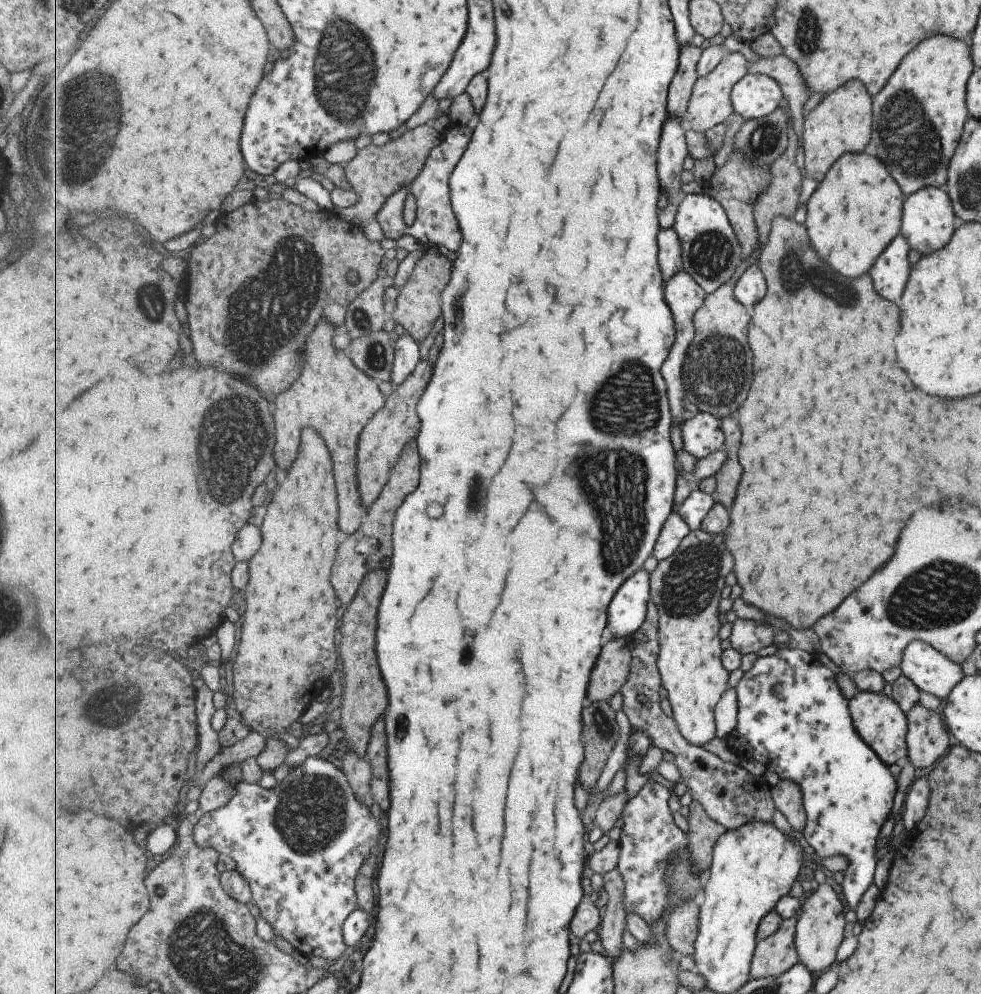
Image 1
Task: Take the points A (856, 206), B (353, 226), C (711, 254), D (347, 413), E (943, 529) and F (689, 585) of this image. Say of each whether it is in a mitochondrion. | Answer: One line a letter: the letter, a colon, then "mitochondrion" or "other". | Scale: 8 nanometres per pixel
A: other
B: other
C: mitochondrion
D: other
E: other
F: mitochondrion

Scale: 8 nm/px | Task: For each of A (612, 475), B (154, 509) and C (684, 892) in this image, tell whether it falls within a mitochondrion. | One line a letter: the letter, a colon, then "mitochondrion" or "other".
A: mitochondrion
B: other
C: mitochondrion

